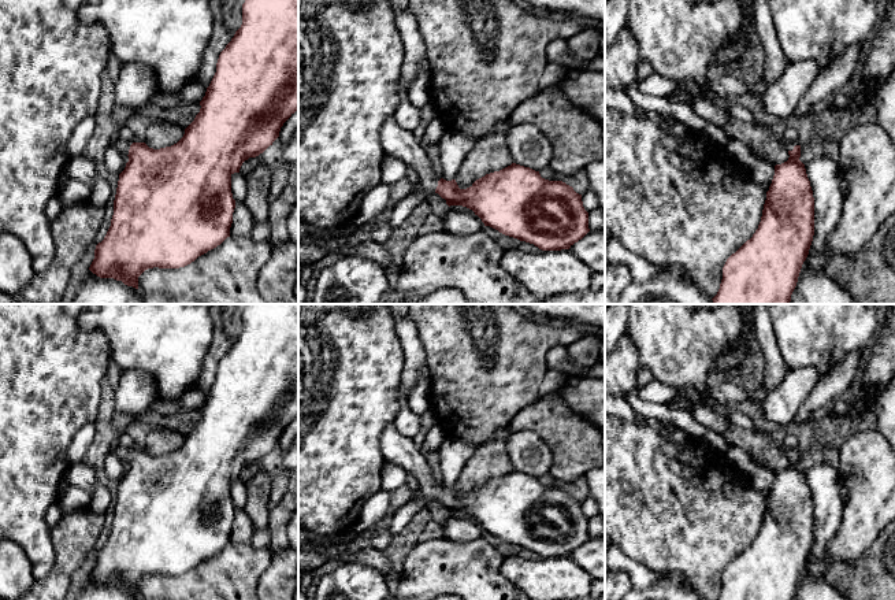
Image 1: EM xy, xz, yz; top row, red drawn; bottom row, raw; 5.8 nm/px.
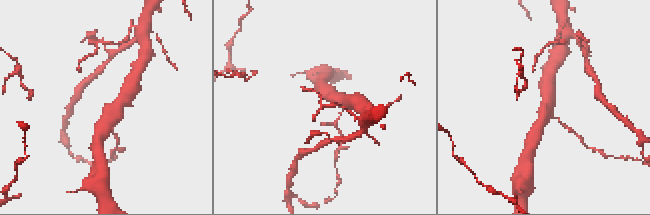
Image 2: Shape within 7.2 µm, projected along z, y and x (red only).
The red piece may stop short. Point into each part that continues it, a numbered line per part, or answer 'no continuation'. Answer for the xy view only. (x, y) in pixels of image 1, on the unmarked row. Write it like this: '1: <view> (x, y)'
1: xy (119, 451)

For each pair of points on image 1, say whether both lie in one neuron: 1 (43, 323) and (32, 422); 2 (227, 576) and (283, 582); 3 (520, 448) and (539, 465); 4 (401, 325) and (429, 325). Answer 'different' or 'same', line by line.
1: same
2: different
3: same
4: different

